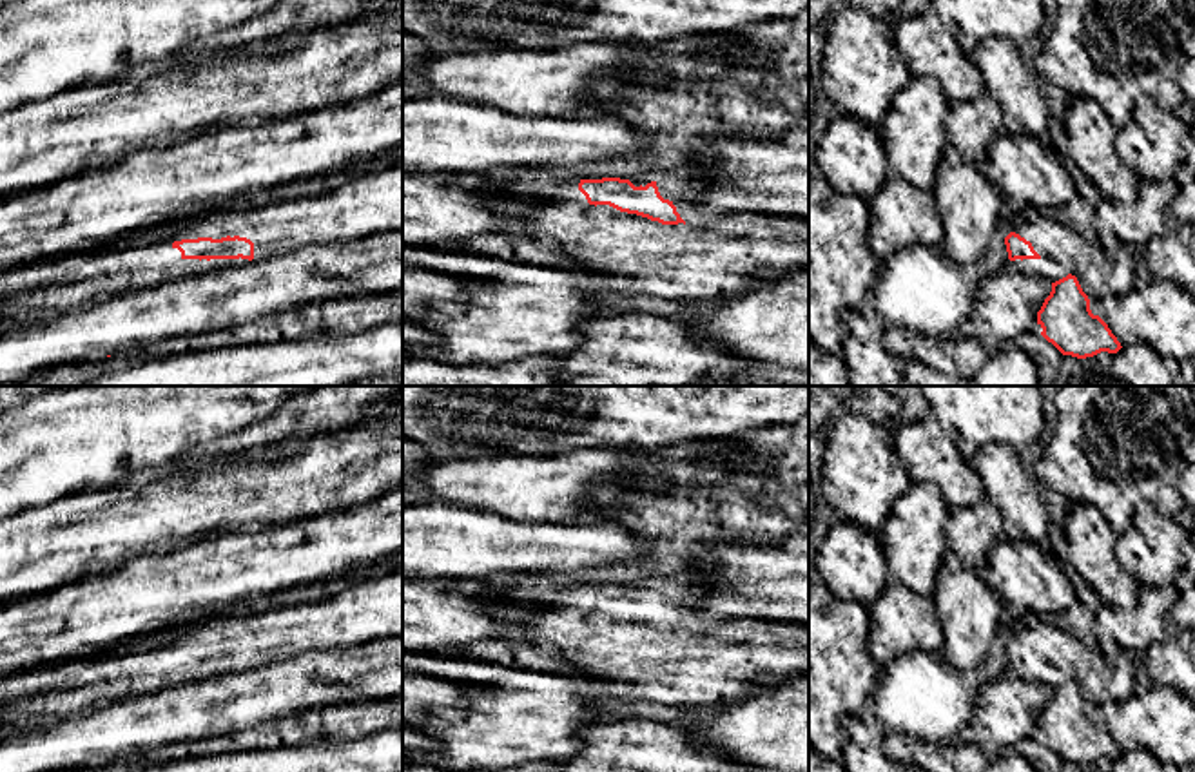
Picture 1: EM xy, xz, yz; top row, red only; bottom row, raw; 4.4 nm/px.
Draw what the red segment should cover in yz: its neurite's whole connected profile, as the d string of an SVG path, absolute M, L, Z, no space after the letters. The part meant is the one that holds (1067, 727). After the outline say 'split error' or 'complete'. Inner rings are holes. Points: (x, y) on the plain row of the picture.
M1072 680L1052 689L1052 698L1037 718L1037 730L1041 741L1063 761L1086 765L1122 754L1108 730L1092 719L1090 705Z; complete

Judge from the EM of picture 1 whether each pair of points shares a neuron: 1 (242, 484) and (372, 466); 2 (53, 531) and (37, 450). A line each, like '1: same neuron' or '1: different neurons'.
1: same neuron
2: different neurons

